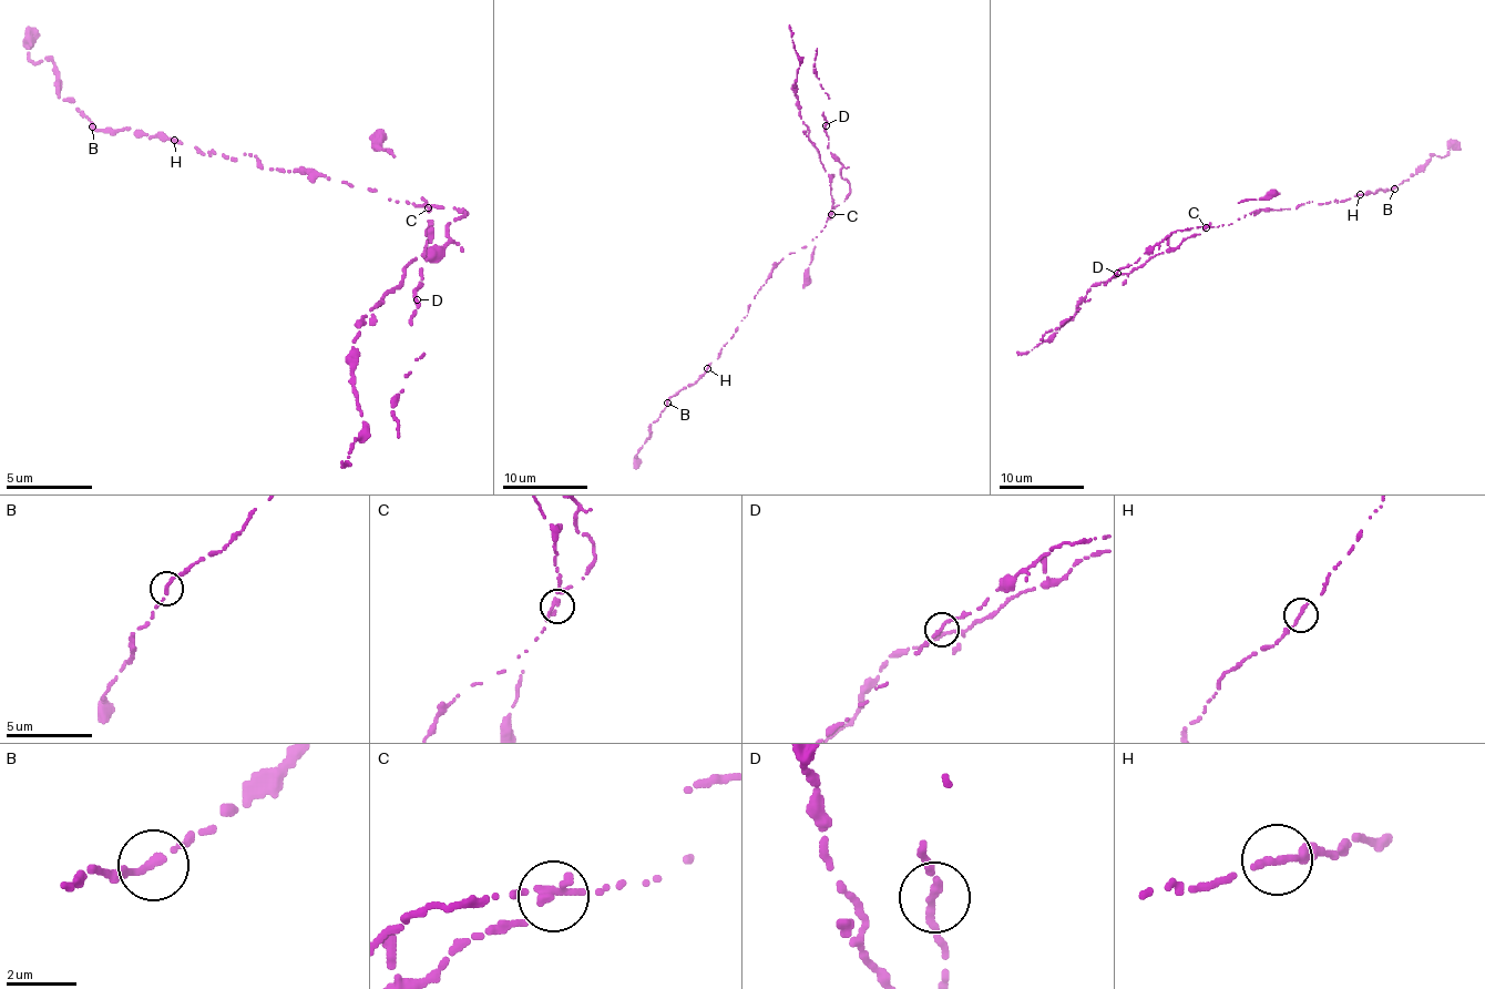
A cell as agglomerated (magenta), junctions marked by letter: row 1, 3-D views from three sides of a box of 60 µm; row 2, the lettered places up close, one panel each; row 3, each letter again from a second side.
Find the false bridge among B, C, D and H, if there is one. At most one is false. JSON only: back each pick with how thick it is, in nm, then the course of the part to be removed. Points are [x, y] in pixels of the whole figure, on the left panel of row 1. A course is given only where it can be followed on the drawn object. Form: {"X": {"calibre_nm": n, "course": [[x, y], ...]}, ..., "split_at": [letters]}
{"split_at": []}

